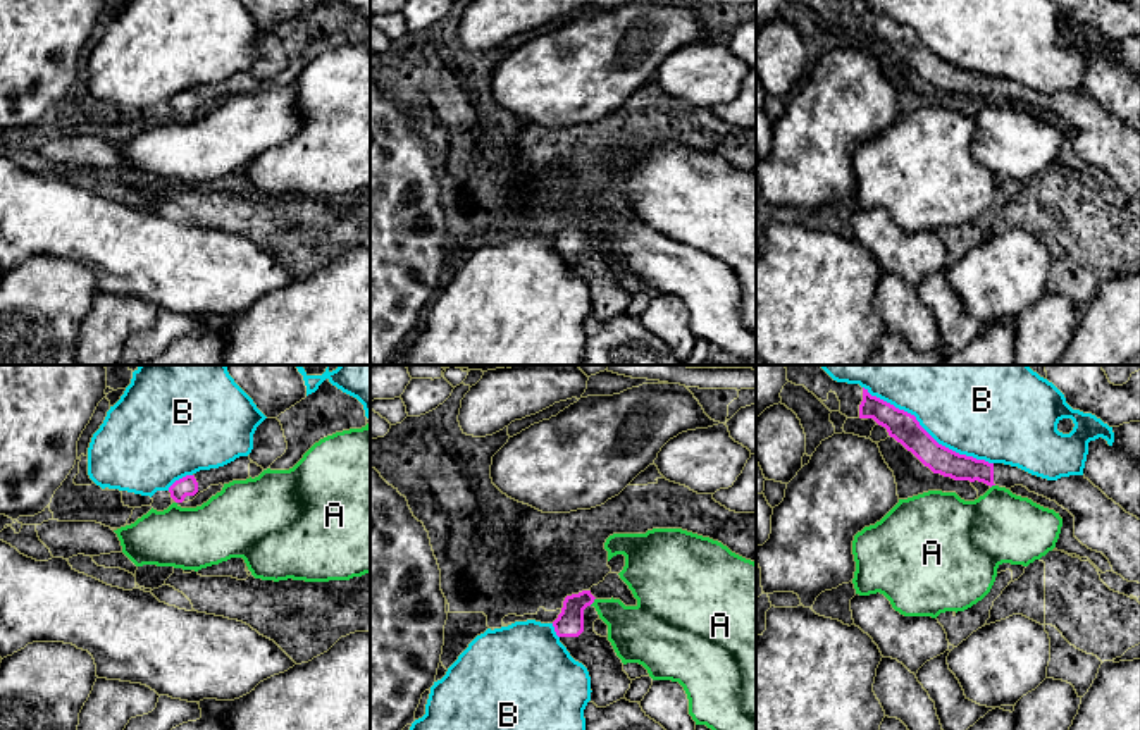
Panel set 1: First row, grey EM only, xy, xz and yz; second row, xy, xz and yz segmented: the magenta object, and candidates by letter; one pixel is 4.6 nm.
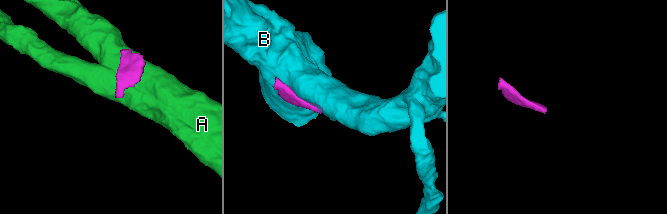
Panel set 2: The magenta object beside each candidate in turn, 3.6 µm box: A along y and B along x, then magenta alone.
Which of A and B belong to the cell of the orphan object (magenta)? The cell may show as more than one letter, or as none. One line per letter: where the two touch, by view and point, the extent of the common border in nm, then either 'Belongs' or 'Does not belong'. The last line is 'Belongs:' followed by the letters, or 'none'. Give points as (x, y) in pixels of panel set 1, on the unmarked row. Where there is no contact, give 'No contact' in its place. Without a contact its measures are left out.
A: Touches magenta at xz (593, 216). Shared border 50 nm. Does not belong
B: Touches magenta at yz (925, 45). Shared border 700 nm. Does not belong
Belongs: none

